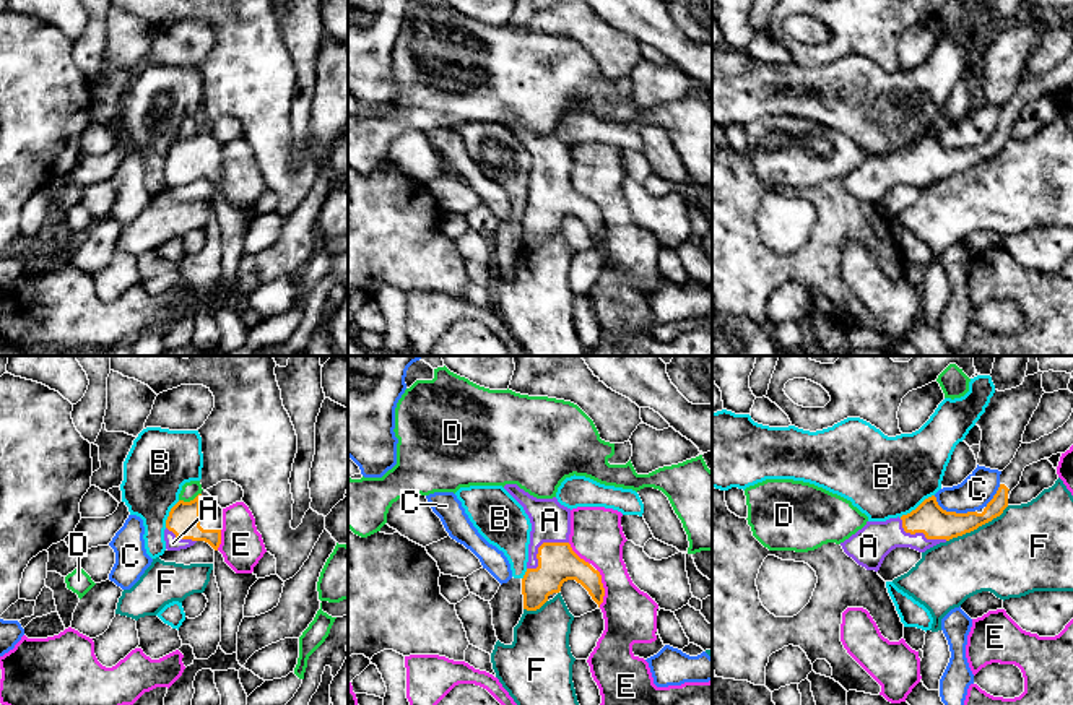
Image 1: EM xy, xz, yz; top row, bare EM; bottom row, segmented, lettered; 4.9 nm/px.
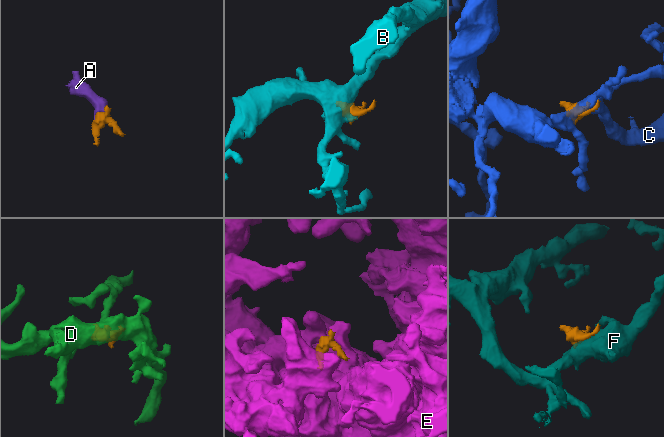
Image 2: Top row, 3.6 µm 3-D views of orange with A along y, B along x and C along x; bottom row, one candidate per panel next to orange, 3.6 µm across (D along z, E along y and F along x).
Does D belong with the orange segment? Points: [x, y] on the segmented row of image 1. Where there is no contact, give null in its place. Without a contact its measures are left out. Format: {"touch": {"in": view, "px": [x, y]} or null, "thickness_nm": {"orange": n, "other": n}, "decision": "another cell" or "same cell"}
{"touch": {"in": "xy", "px": [191, 501]}, "thickness_nm": {"orange": 160, "other": 80}, "decision": "another cell"}

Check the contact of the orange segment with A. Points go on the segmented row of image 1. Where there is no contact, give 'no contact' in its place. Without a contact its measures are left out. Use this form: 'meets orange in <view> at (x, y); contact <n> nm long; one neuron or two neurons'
meets orange in xz at (538, 548); contact 240 nm long; one neuron

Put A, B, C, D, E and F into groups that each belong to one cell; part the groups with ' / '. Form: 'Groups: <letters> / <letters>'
Groups: A / B / C / D / E / F

